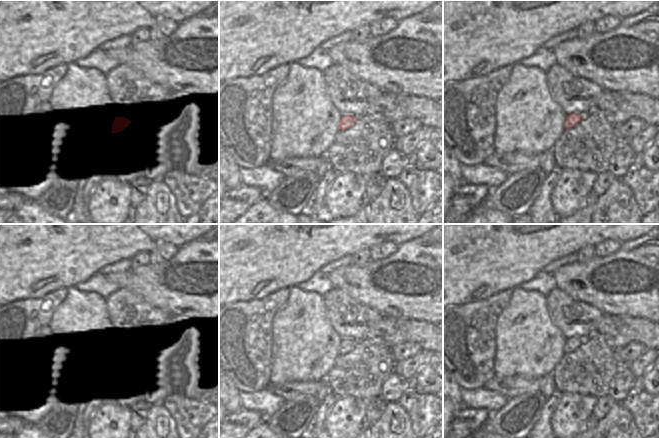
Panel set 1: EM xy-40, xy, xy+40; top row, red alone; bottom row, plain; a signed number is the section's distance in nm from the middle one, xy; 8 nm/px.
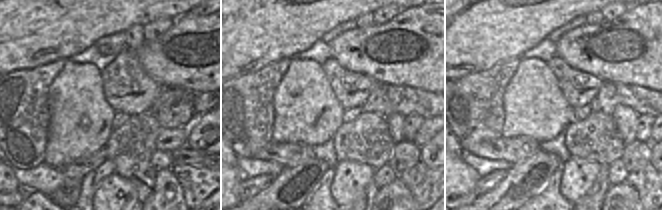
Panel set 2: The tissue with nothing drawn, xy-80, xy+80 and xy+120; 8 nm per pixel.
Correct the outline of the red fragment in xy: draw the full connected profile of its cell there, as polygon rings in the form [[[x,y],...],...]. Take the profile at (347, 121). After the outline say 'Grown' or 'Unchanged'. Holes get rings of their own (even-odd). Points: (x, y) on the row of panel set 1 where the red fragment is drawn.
[[[342,115],[342,118],[338,124],[338,131],[345,131],[352,127],[354,123],[358,120],[359,118],[353,116],[353,115]]]. Unchanged.

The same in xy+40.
[[[571,113],[566,115],[564,120],[564,129],[572,129],[577,126],[584,116],[579,113]]]. Unchanged.

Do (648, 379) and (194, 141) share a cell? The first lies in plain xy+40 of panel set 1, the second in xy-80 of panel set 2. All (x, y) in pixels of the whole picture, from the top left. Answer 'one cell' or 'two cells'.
one cell

